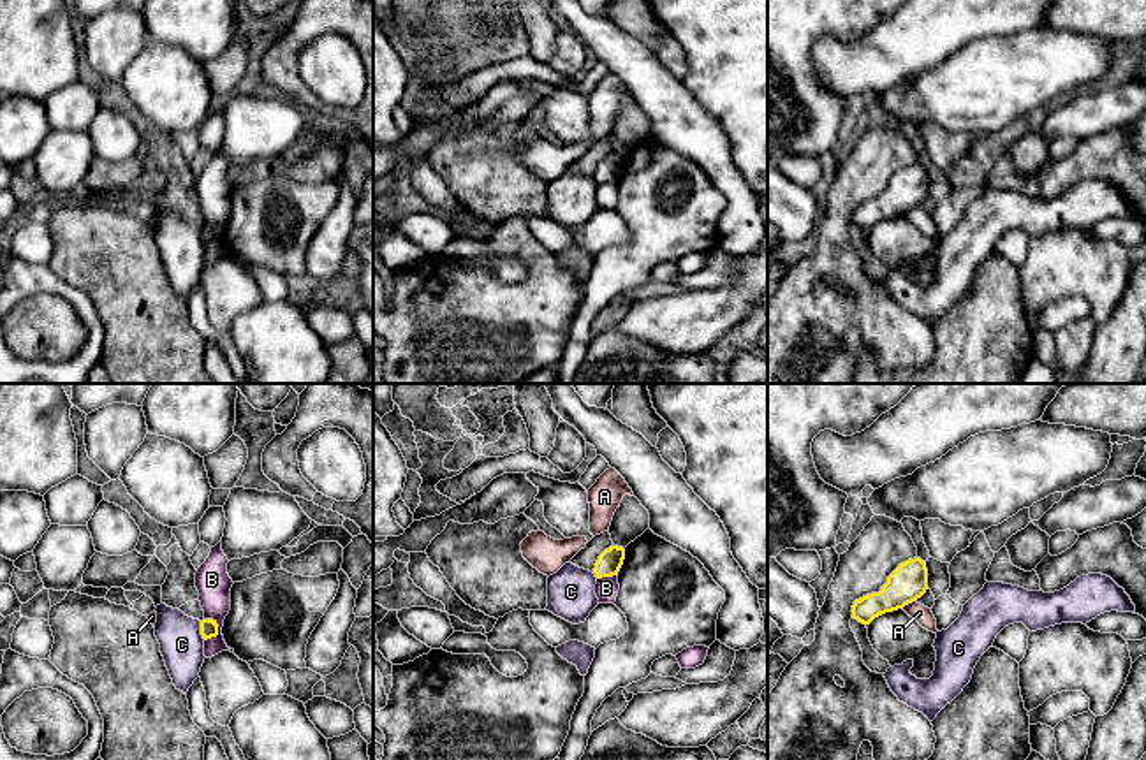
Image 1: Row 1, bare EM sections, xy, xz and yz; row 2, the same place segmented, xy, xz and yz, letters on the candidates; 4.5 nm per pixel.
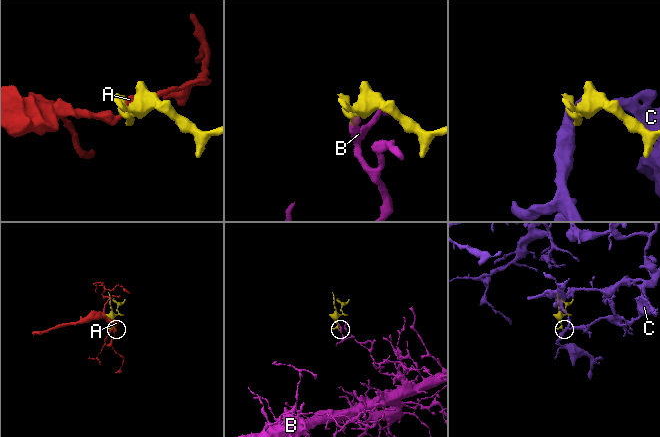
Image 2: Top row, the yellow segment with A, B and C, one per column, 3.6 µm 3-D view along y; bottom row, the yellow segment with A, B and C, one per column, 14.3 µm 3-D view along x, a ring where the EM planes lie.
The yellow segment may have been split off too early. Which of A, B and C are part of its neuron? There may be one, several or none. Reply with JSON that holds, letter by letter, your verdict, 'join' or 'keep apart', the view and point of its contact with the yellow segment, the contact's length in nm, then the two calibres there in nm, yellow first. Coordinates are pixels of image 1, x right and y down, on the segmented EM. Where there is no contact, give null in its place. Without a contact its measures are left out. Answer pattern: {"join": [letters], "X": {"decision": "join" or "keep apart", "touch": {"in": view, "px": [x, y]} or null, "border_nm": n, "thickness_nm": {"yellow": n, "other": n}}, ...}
{"join": [], "A": {"decision": "keep apart", "touch": {"in": "yz", "px": [907, 604]}, "border_nm": 70, "thickness_nm": {"yellow": 170, "other": 80}}, "B": {"decision": "keep apart", "touch": {"in": "xy", "px": [217, 632]}, "border_nm": 120, "thickness_nm": {"yellow": 80, "other": 160}}, "C": {"decision": "keep apart", "touch": {"in": "xy", "px": [201, 630]}, "border_nm": 90, "thickness_nm": {"yellow": 80, "other": 200}}}

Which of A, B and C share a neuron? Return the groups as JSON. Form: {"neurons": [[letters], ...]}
{"neurons": [["A"], ["B"], ["C"]]}

